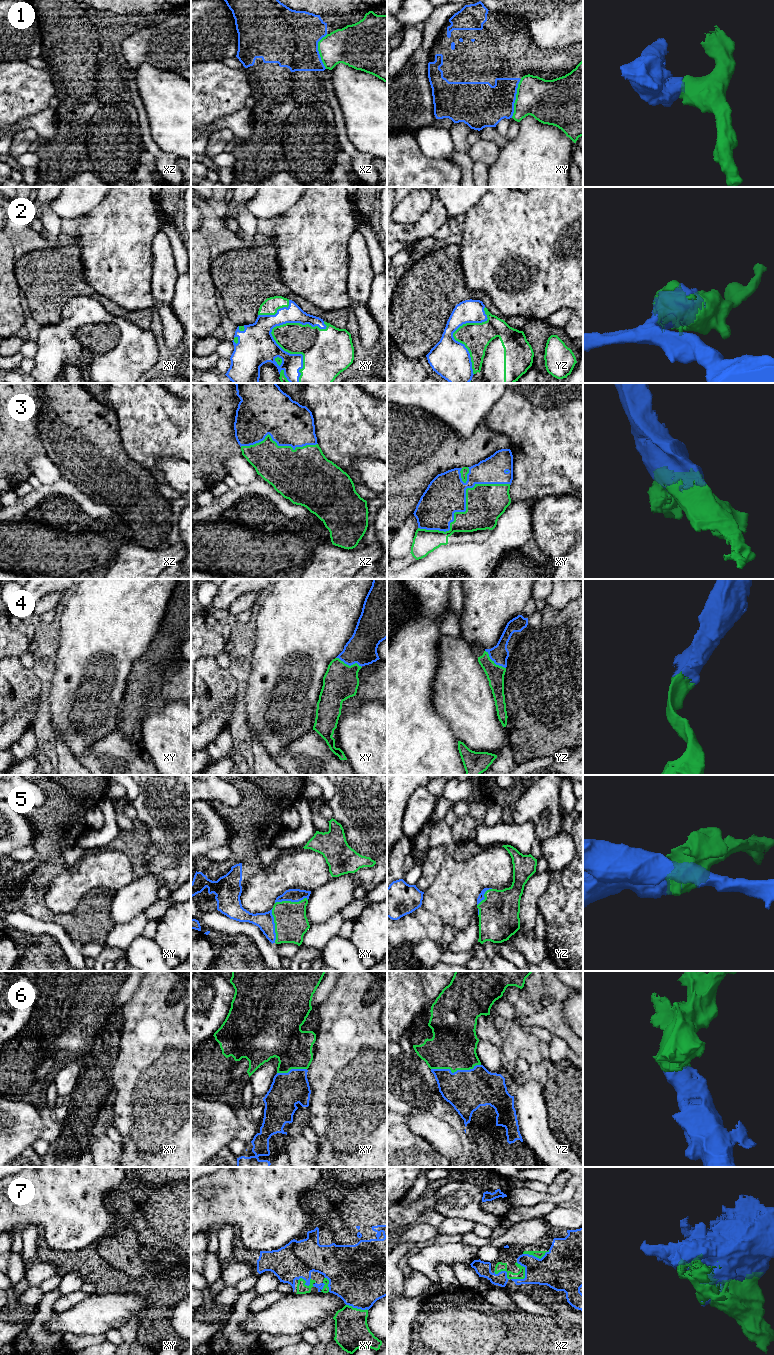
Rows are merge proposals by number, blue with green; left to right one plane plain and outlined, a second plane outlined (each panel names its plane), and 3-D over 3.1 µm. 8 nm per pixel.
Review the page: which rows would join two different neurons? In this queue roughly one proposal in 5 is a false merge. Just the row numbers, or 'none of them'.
1

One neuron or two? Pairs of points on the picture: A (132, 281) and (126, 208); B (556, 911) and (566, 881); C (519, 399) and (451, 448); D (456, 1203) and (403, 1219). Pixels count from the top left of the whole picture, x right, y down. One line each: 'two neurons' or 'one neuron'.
A: one neuron
B: one neuron
C: two neurons
D: one neuron

